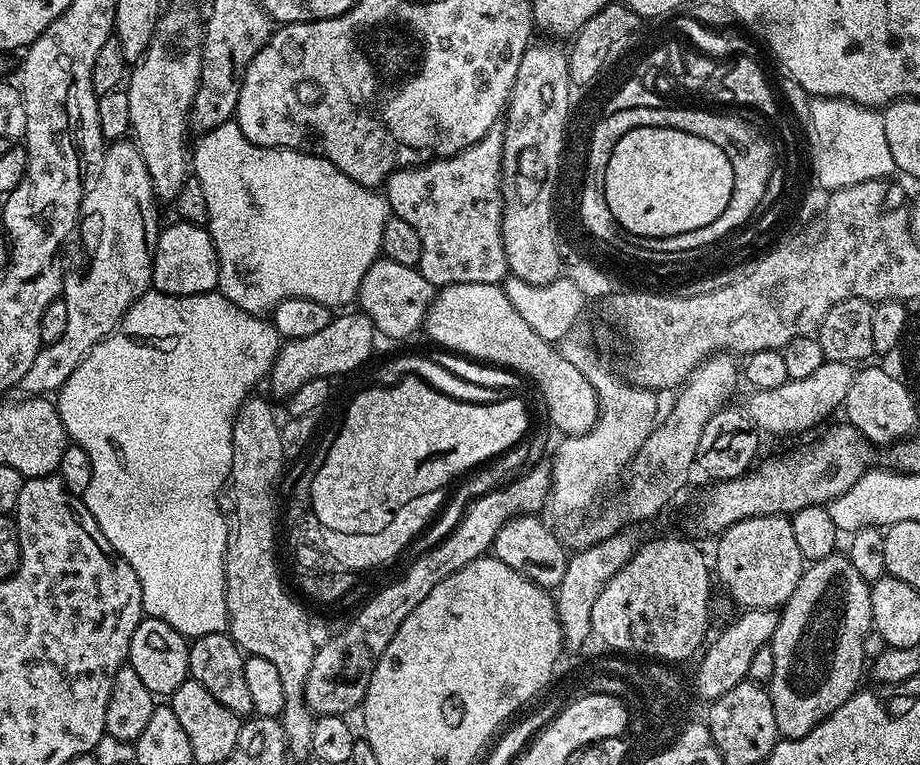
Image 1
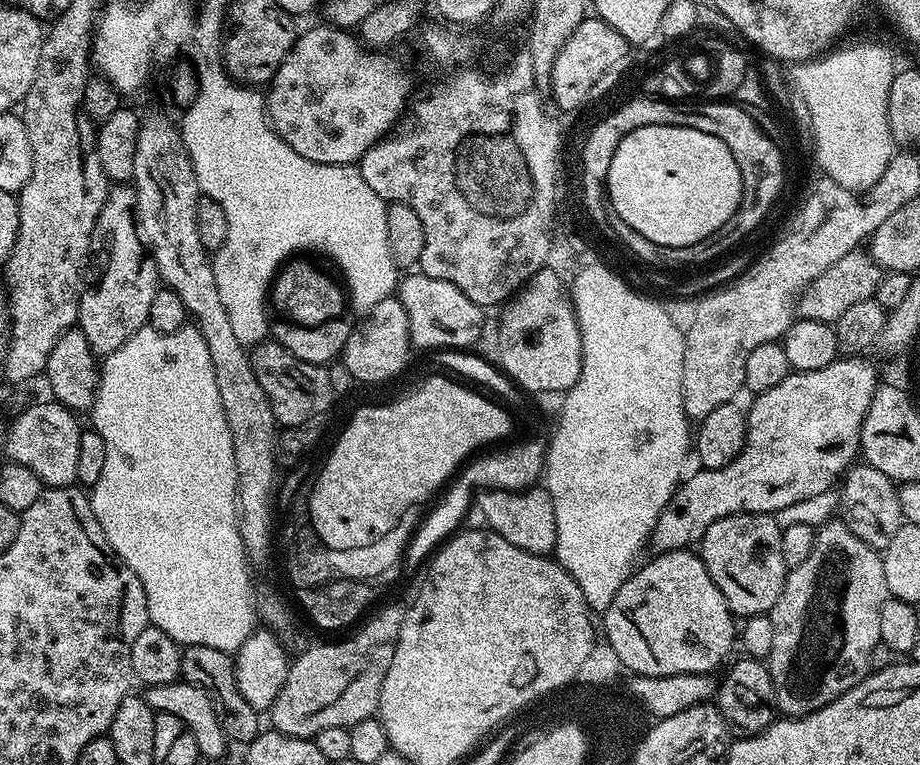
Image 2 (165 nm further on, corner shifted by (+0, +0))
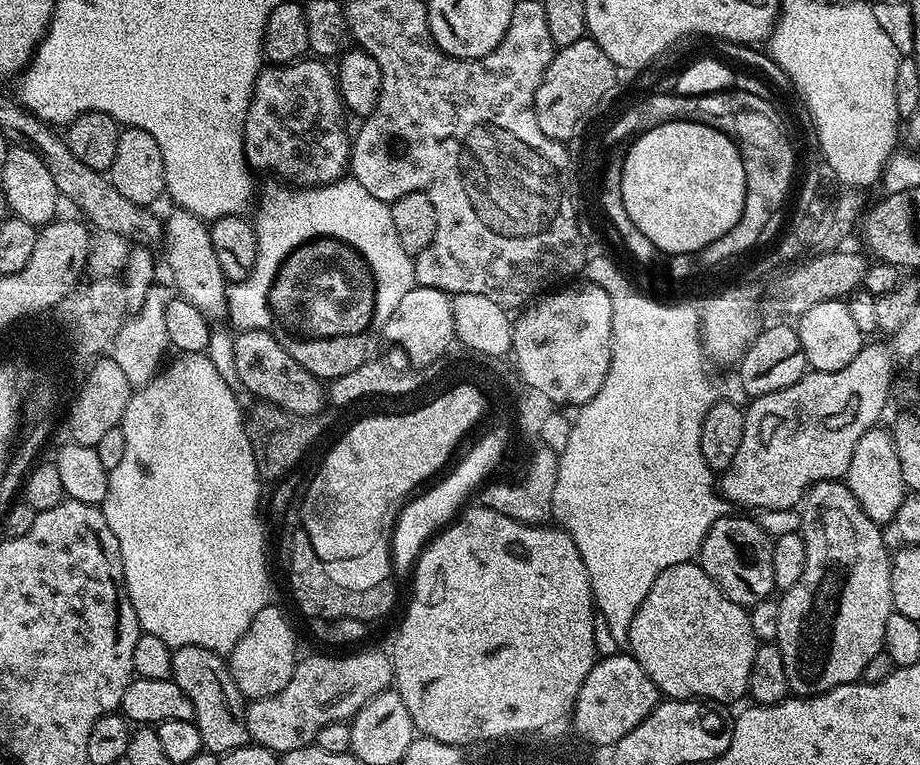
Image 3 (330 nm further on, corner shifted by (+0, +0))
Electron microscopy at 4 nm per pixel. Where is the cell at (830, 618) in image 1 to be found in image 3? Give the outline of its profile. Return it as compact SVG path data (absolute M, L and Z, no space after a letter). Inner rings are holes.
M819 480L811 488L802 504L802 535L806 542L806 570L802 570L802 578L798 578L798 582L794 582L794 586L783 589L782 595L779 597L778 634L774 641L782 650L782 663L786 665L786 682L789 693L796 698L820 696L838 686L857 683L861 679L863 670L869 665L870 658L874 658L882 651L886 634L886 618L890 618L890 614L894 610L890 594L890 574L892 573L890 549L884 542L881 525L866 516L848 485L838 480Z

